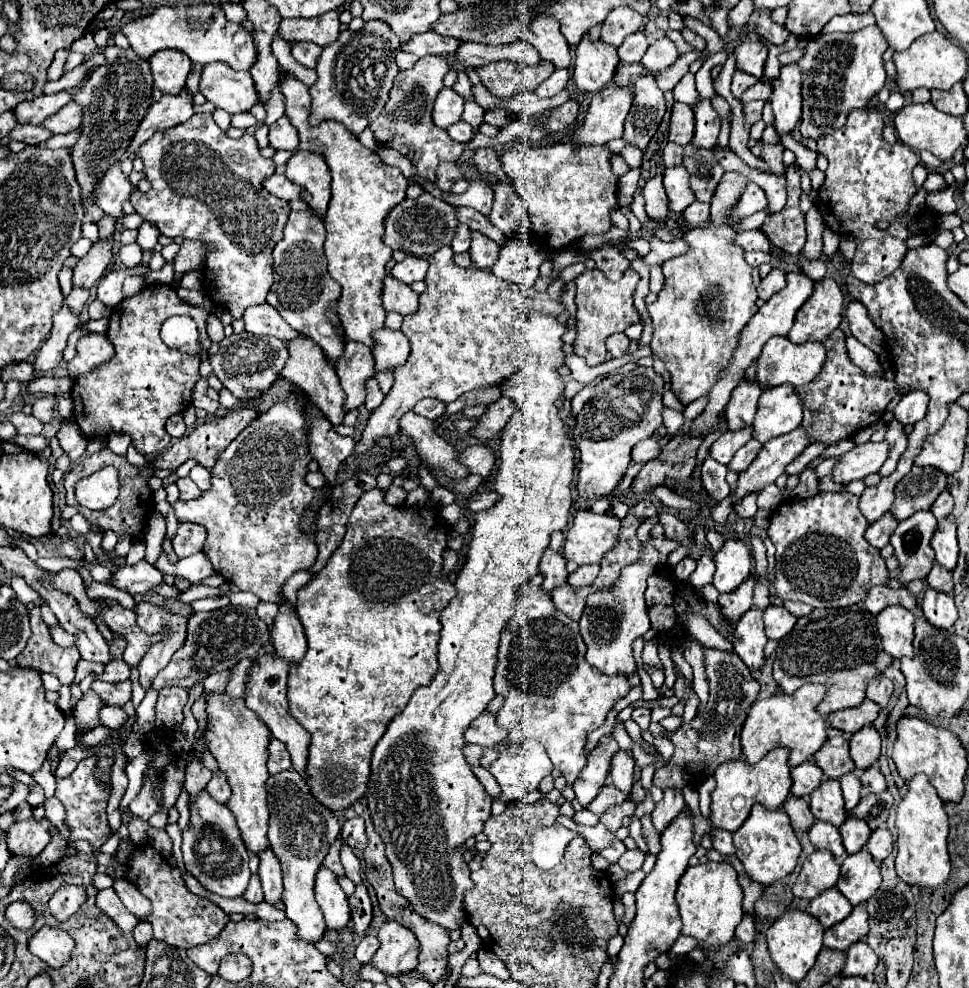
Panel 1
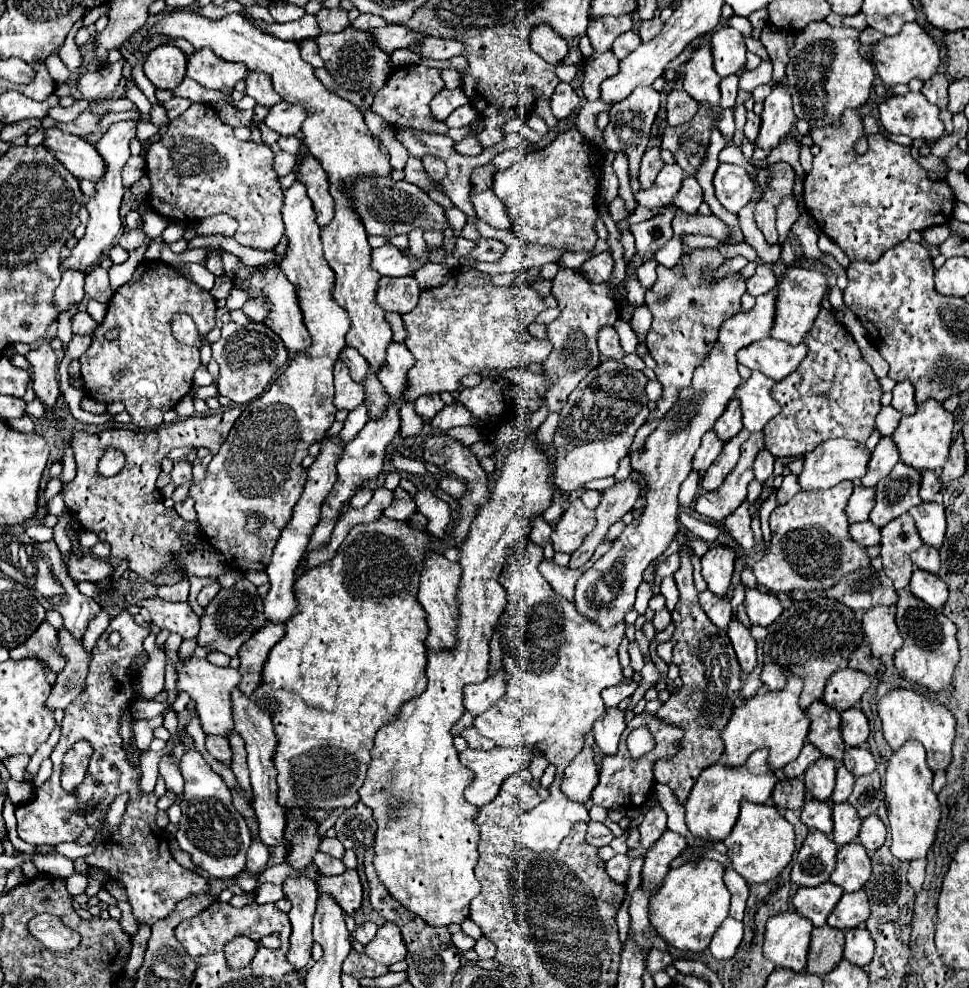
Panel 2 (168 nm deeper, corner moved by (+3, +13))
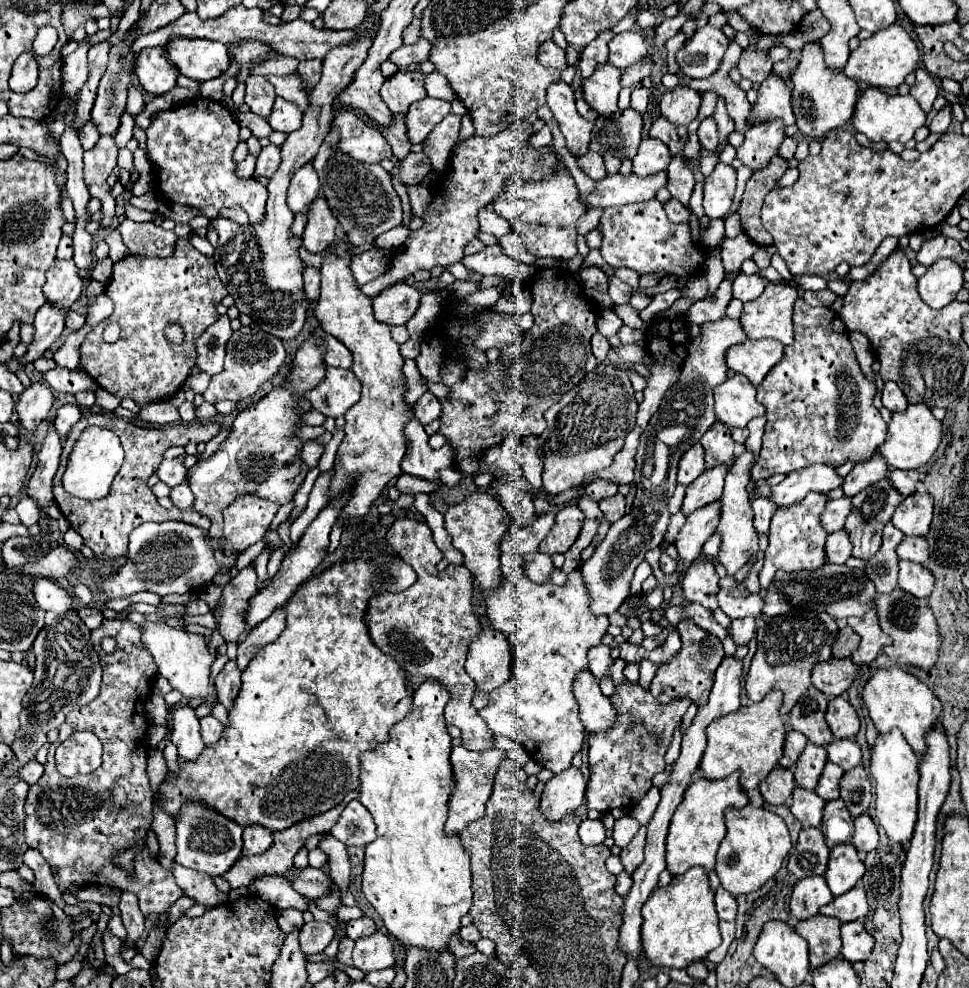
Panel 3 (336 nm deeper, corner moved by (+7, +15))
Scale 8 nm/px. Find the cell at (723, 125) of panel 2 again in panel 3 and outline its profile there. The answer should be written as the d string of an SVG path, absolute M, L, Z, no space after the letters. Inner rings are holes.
M706 117L698 129L698 137L700 137L700 145L704 149L710 149L710 151L716 151L718 143L720 143L720 137L718 137L718 125L714 121L714 117Z

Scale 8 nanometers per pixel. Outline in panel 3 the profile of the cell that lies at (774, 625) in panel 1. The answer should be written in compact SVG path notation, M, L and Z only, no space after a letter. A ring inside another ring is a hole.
M738 587L720 589L718 603L720 603L720 609L730 619L740 619L740 617L756 617L756 619L760 619L762 609L764 609L764 601L762 601L760 595L754 595L754 593L742 595Z

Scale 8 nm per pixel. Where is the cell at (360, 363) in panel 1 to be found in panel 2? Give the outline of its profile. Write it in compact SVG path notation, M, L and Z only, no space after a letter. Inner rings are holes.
M338 361L334 365L334 405L336 409L346 409L346 411L354 411L358 405L362 405L364 401L364 387L360 383L354 383L348 367Z

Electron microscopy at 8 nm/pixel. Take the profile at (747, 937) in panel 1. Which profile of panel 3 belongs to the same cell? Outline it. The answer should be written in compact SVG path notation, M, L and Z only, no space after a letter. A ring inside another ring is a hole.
M718 885L718 889L716 889L716 911L718 911L718 917L726 919L726 921L734 921L736 909L738 909L736 897L732 897L728 891L722 889L722 885Z

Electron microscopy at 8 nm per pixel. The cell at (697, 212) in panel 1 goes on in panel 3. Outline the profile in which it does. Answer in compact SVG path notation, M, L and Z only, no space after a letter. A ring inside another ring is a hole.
M672 155L672 161L666 169L668 173L668 191L672 193L674 199L682 201L684 207L688 207L688 199L692 195L692 189L694 189L694 175L690 169L684 167L684 157L682 155Z

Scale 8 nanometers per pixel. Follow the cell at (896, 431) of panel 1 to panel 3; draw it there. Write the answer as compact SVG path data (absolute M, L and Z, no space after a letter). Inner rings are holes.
M874 453L868 461L860 461L848 475L846 481L842 485L844 495L854 497L858 491L862 491L864 487L880 481L882 477L886 477L888 471L888 463L884 463L884 459L880 457L880 453Z

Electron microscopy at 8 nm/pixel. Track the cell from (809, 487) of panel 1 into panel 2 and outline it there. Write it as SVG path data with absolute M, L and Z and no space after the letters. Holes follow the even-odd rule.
M792 473L786 475L782 481L782 487L776 491L776 505L780 507L780 505L788 503L798 491L800 491L800 485L796 483L796 475L792 475Z

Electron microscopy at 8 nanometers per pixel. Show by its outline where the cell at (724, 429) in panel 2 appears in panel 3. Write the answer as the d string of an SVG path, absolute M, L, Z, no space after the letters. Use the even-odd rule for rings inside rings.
M716 421L700 439L706 451L706 467L714 467L720 463L732 463L734 457L734 441L730 437L728 425Z

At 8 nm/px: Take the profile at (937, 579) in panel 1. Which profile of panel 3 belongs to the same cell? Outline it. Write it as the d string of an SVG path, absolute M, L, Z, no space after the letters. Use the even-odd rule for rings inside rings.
M906 537L896 551L898 551L900 559L916 561L920 565L928 563L928 543L920 537Z

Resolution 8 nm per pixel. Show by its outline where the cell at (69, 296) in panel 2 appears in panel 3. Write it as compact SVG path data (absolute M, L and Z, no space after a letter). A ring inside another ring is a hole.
M42 305L36 313L34 319L34 343L28 345L28 353L26 357L22 357L20 361L26 365L30 361L36 361L38 357L44 355L46 349L52 347L52 343L58 339L58 335L64 331L64 315L68 315L68 309L56 309L56 305Z

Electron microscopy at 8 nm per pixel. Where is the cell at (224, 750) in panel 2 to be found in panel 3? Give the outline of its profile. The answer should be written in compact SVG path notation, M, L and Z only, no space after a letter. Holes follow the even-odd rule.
M206 715L200 719L200 733L206 745L214 745L216 741L220 741L222 731L224 731L224 725L218 719L214 719L212 715Z

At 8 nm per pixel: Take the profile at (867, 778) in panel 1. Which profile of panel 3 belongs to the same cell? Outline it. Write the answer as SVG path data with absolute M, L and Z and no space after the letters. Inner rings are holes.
M834 739L828 747L828 759L836 765L840 765L844 771L850 771L858 765L862 765L862 751L860 745L852 739Z

